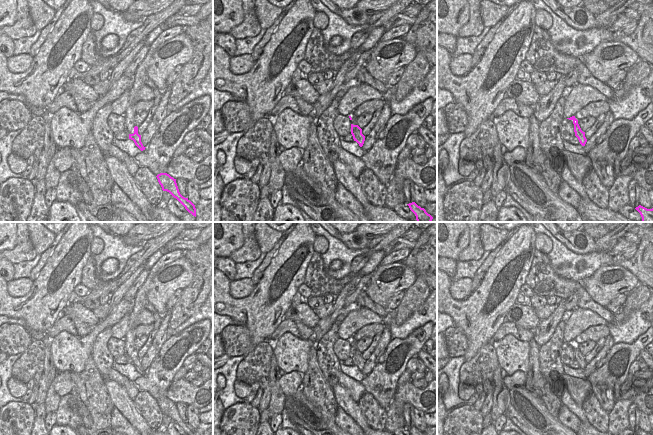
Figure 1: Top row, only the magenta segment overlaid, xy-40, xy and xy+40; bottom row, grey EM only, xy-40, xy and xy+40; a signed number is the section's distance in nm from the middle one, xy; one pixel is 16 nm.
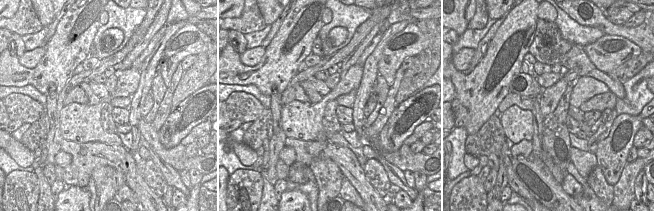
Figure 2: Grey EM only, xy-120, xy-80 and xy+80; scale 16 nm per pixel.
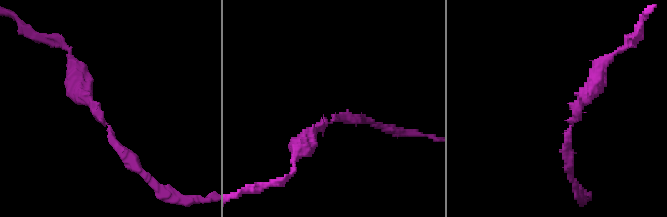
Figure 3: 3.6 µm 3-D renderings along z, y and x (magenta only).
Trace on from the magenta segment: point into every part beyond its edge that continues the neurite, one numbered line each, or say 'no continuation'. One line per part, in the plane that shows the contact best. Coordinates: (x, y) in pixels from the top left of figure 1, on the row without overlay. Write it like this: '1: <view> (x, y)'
no continuation

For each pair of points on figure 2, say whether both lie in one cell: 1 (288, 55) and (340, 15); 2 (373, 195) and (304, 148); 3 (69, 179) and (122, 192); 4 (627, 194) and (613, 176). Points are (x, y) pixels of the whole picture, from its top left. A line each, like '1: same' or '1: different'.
1: different
2: same
3: different
4: different

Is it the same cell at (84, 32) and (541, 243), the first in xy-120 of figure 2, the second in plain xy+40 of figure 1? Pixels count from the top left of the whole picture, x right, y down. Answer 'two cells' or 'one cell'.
two cells

